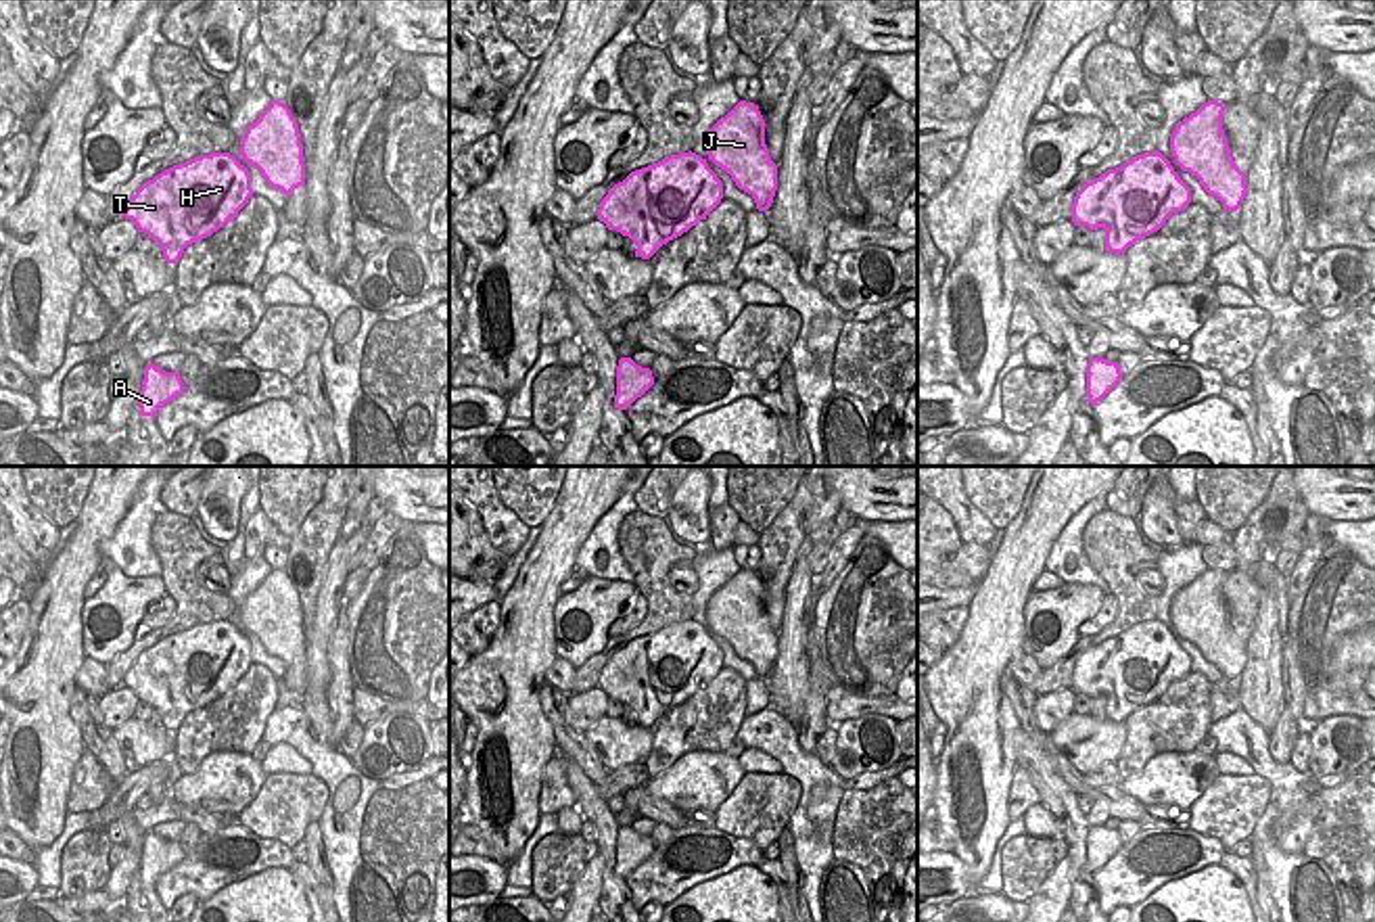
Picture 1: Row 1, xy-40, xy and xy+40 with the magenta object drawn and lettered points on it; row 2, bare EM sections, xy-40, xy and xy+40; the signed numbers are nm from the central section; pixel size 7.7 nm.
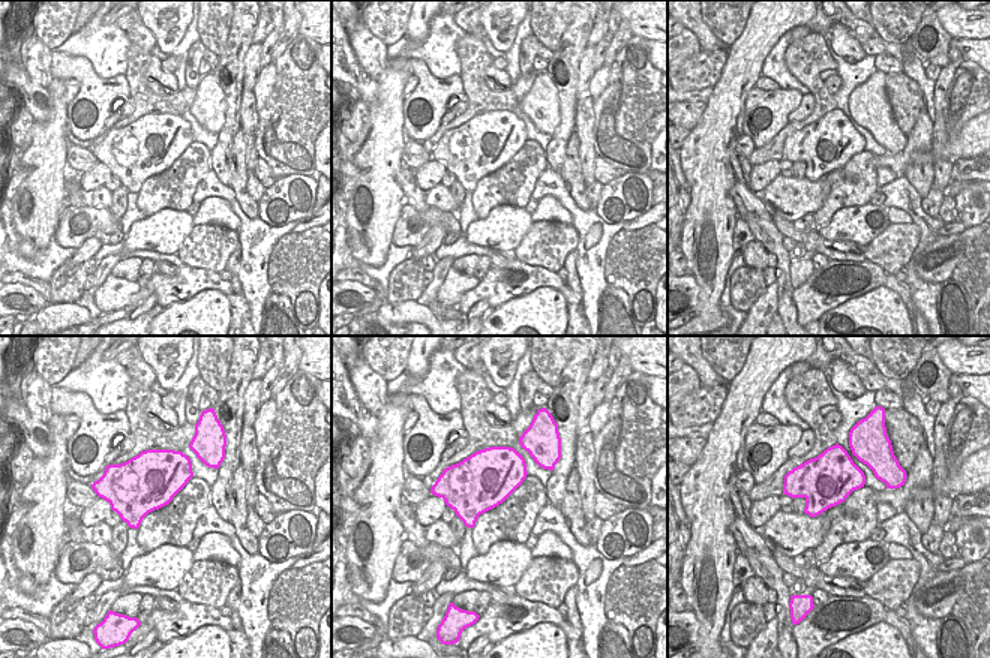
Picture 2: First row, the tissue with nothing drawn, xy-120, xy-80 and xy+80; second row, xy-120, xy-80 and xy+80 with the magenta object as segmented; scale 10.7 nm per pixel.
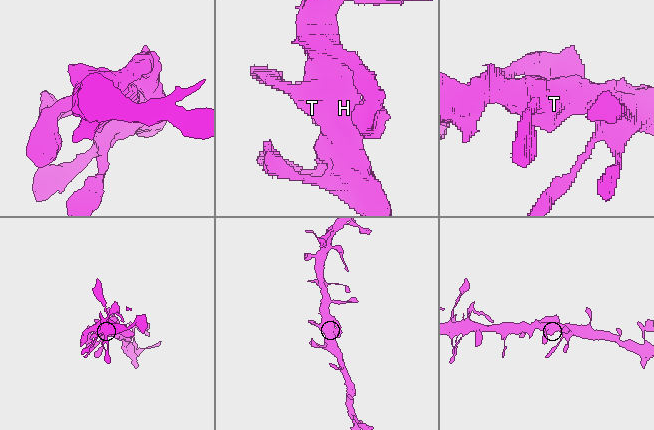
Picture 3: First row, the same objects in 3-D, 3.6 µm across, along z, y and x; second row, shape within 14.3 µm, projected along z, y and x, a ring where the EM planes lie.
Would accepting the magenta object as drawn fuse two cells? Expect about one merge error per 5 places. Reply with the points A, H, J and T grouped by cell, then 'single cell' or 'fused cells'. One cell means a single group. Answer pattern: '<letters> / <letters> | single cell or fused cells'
A H J T | single cell

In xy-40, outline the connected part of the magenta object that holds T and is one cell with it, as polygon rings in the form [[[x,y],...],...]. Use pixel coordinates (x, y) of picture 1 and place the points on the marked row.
[[[211,153],[144,182],[121,217],[159,243],[167,263],[178,263],[188,245],[224,228],[251,197],[249,169],[230,153]]]

